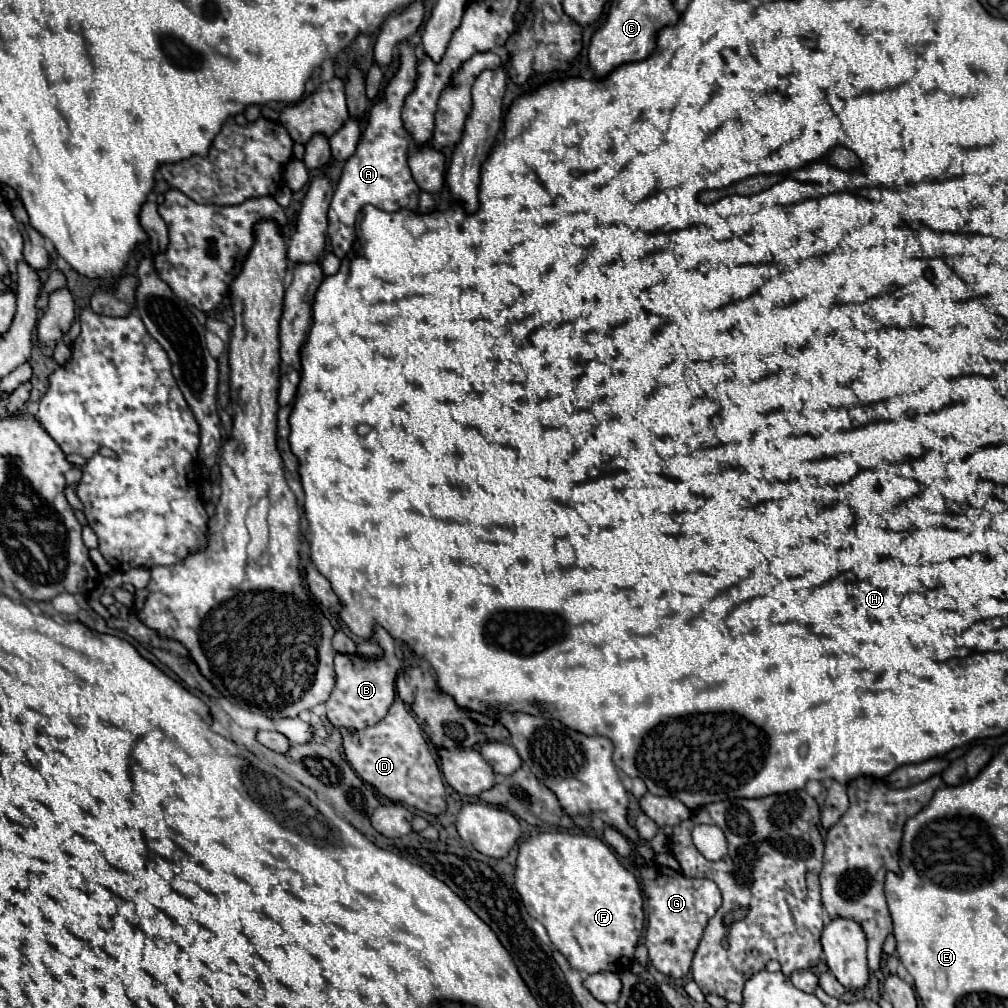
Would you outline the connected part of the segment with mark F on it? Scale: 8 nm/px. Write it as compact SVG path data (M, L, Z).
M568 831L541 832L527 838L519 844L515 890L527 912L547 928L551 942L569 960L571 968L587 974L603 970L623 972L623 968L631 968L633 952L645 924L643 894L635 876L619 864L613 850L599 838Z

